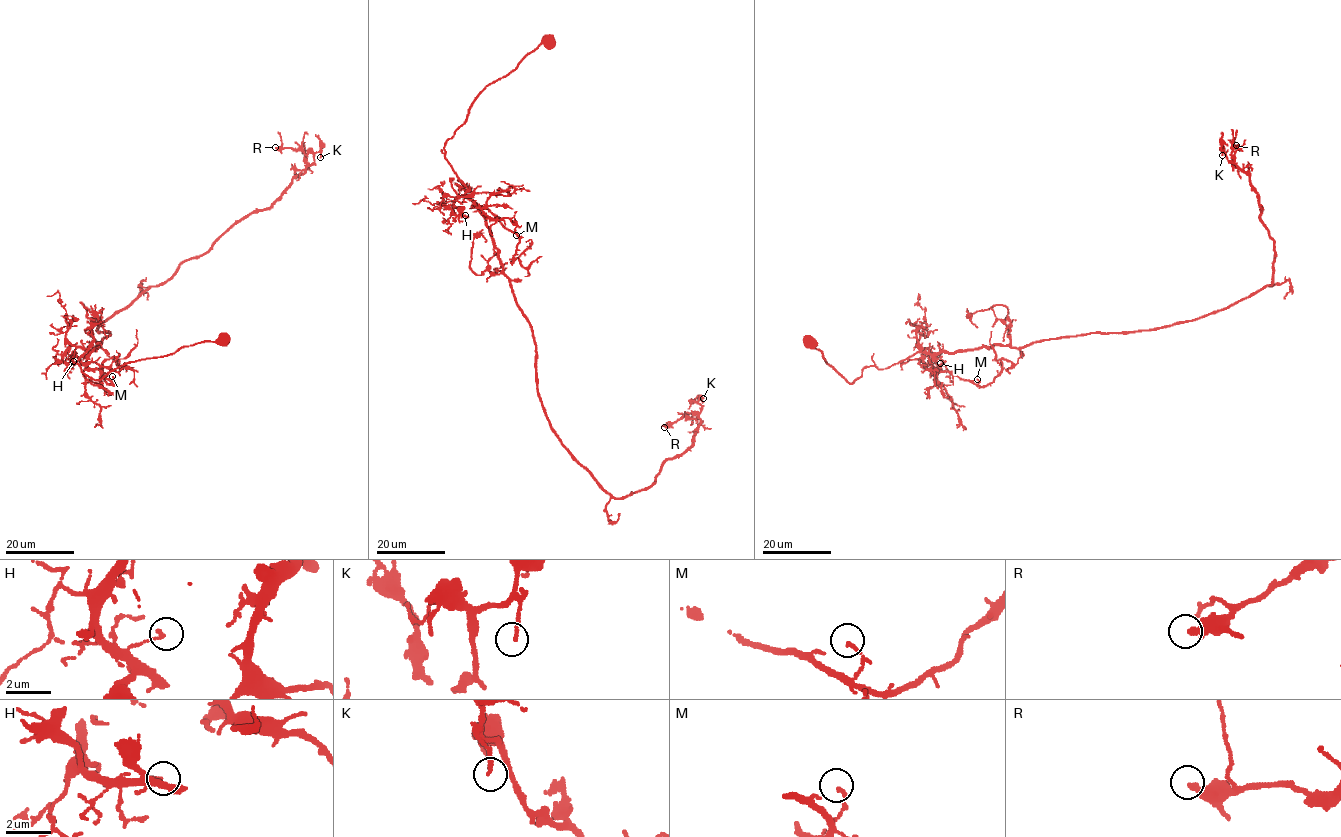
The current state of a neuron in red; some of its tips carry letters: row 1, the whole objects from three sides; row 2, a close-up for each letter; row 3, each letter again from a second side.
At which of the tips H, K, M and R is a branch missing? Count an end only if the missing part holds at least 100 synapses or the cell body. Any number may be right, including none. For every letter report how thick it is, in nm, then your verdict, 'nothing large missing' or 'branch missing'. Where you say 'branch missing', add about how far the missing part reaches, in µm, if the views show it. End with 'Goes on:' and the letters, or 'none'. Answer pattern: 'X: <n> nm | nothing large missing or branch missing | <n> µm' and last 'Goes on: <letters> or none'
H: 140 nm | nothing large missing
K: 140 nm | nothing large missing
M: 140 nm | nothing large missing
R: 360 nm | nothing large missing
Goes on: none

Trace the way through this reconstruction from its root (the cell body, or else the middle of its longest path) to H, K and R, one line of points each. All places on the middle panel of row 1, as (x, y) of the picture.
H: (550, 41), (488, 84), (446, 142), (445, 159), (467, 188), (455, 199), (453, 212), (465, 215)
K: (550, 41), (488, 84), (444, 148), (531, 328), (550, 427), (604, 489), (625, 498), (689, 448), (703, 398)
R: (550, 41), (486, 86), (445, 159), (531, 328), (556, 435), (625, 498), (689, 448), (700, 421), (664, 427)

